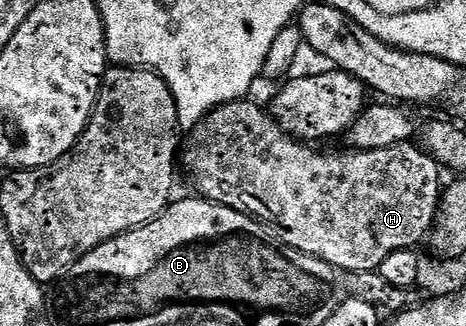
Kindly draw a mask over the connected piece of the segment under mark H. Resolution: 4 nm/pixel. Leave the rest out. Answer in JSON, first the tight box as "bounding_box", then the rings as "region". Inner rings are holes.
{"bounding_box":[183,101,443,273],"region":[[[238,101],[236,103],[224,103],[222,107],[217,107],[207,116],[205,122],[201,124],[197,135],[193,139],[193,144],[189,147],[189,152],[184,152],[183,163],[189,166],[189,171],[193,174],[193,183],[197,186],[196,194],[202,199],[209,199],[213,203],[223,205],[227,209],[235,209],[247,217],[251,217],[256,223],[261,224],[282,247],[302,251],[305,255],[310,255],[316,259],[321,259],[336,267],[338,272],[352,273],[355,271],[376,271],[381,268],[383,261],[391,257],[399,249],[413,249],[418,245],[421,238],[430,234],[433,218],[437,216],[437,206],[441,203],[441,192],[443,182],[441,183],[441,174],[443,168],[424,146],[410,141],[400,143],[391,149],[375,149],[374,151],[354,151],[344,149],[345,151],[312,151],[308,142],[295,139],[287,134],[280,127],[276,119],[268,110],[265,111],[257,103],[250,101]]]}

